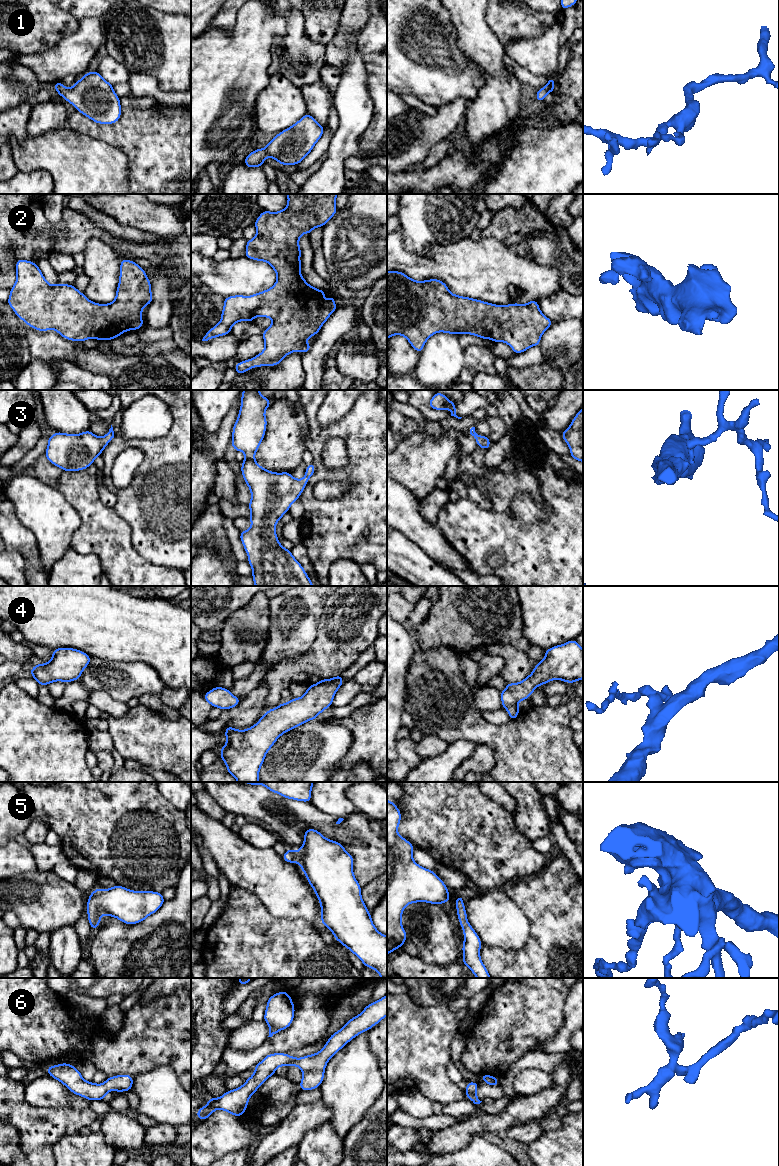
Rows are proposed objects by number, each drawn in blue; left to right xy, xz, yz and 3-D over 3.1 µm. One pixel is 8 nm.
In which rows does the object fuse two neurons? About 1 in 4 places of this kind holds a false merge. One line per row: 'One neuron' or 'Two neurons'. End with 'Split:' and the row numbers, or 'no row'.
1: One neuron
2: One neuron
3: One neuron
4: One neuron
5: One neuron
6: One neuron
Split: no row

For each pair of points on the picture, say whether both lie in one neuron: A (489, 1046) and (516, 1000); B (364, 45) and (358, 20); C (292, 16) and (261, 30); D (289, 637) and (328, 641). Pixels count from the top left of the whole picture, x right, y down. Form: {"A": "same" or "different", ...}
{"A": "same", "B": "different", "C": "different", "D": "different"}

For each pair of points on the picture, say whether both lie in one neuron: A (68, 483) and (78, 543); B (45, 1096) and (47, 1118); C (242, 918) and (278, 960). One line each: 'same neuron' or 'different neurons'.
A: same neuron
B: different neurons
C: same neuron

